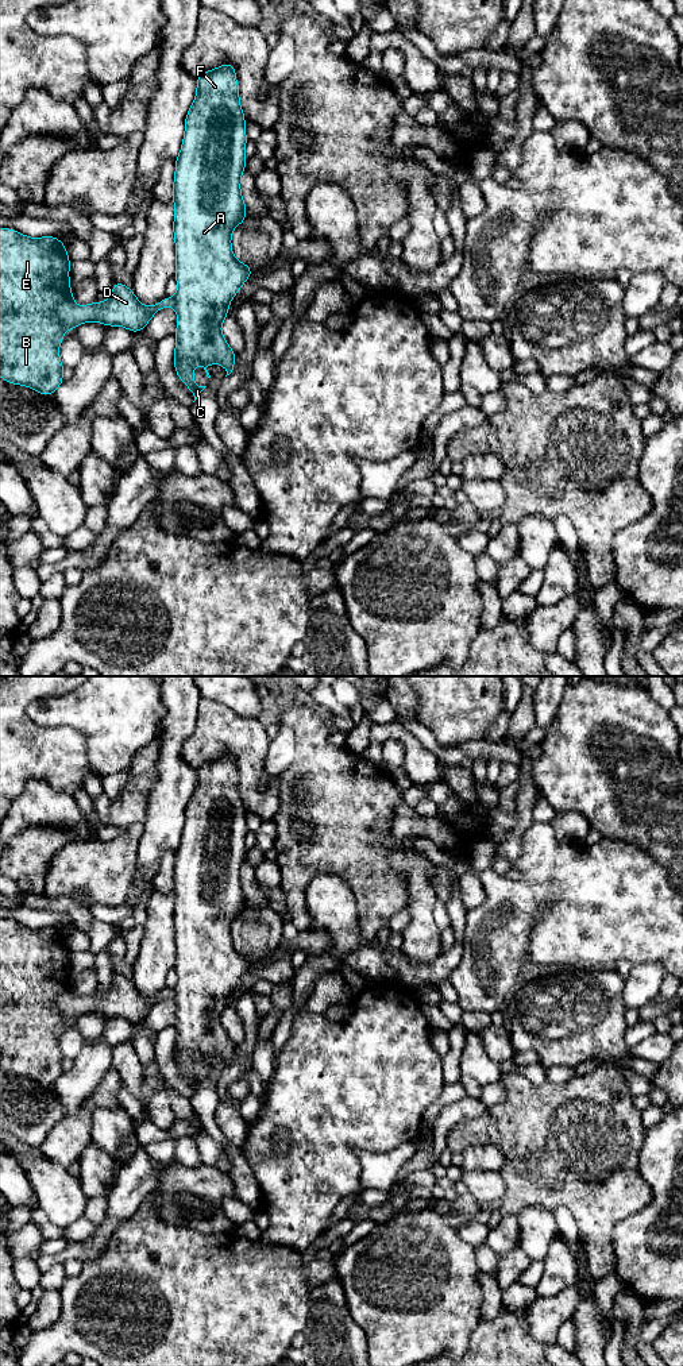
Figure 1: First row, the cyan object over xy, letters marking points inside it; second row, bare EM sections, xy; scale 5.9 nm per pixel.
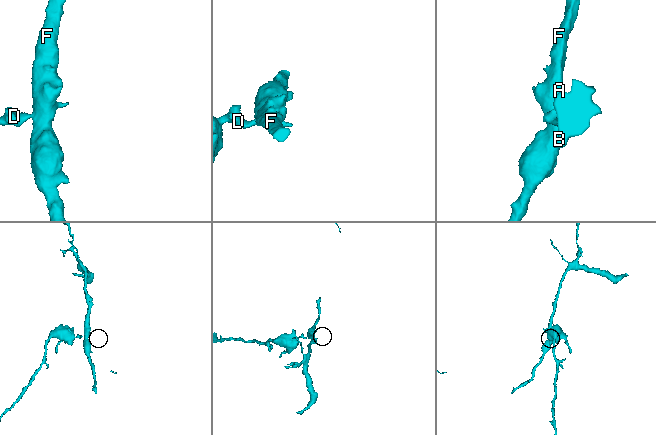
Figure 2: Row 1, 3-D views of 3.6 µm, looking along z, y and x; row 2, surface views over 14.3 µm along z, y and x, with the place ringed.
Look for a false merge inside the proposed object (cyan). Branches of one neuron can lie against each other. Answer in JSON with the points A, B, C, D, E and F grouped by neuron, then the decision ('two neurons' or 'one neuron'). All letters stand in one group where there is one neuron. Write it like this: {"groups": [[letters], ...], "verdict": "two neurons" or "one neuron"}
{"groups": [["A", "C", "F"], ["B", "D", "E"]], "verdict": "two neurons"}

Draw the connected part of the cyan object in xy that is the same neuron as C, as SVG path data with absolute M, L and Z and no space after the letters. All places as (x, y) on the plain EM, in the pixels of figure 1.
M229 753L217 760L202 764L197 773L197 784L185 810L185 826L181 844L175 850L174 887L175 907L173 914L175 930L175 971L178 983L174 988L177 1002L177 1023L174 1058L178 1069L193 1084L194 1092L207 1077L197 1077L193 1073L193 1057L201 1056L211 1069L207 1058L219 1053L229 1066L235 1057L236 1045L231 1041L220 1022L223 1011L228 1007L228 996L240 977L250 969L252 958L235 950L231 939L231 925L235 918L243 914L246 896L240 885L240 868L244 864L247 834L244 811L246 807L239 794L239 777L235 767L235 757Z

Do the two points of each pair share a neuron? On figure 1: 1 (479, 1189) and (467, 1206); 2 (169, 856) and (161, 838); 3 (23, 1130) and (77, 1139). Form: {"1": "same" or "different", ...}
{"1": "different", "2": "different", "3": "different"}

